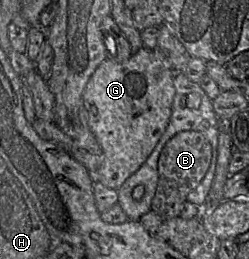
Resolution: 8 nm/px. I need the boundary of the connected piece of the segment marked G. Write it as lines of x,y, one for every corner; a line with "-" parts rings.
143,47
124,63
103,61
95,70
83,92
83,103
87,111
88,125
102,149
102,161
95,181
108,189
118,190
151,155
165,132
172,114
175,95
173,71
156,49

